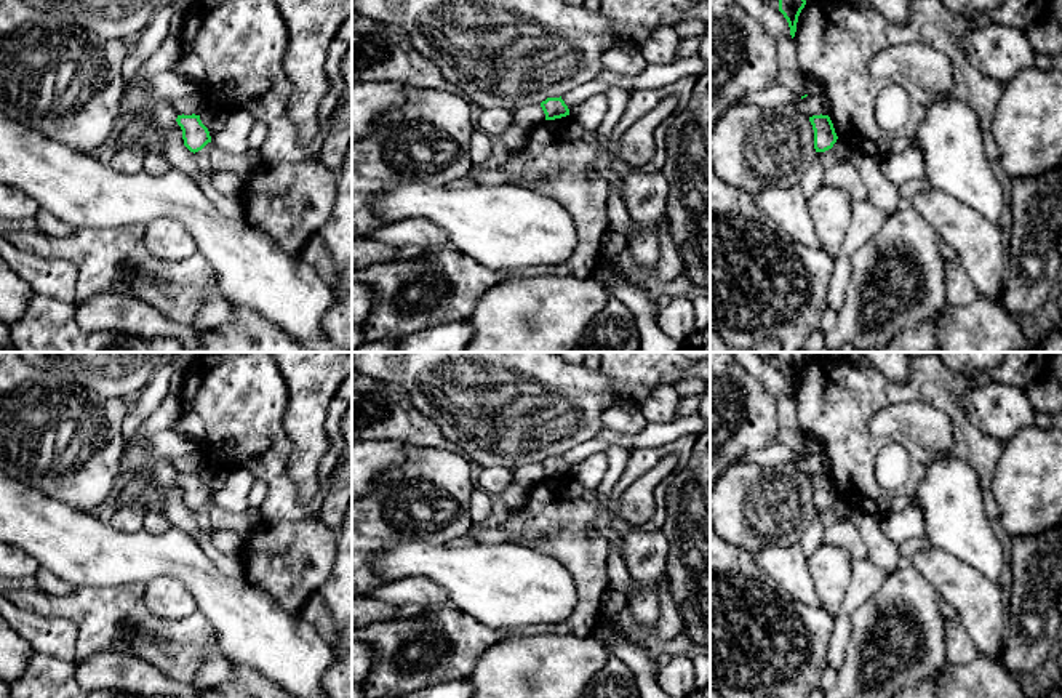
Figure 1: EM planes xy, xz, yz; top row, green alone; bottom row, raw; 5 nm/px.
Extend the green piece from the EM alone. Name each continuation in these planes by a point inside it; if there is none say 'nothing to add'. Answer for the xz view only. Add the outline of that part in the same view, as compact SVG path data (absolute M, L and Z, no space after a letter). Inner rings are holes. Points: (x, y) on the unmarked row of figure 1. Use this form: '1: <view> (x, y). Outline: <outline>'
nothing to add

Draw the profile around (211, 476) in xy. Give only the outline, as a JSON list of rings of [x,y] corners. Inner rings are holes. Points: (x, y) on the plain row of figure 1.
[[[208,464],[200,472],[200,479],[208,487],[210,495],[211,495],[211,503],[213,503],[214,493],[219,491],[224,487],[224,483],[226,483],[227,469],[226,467],[214,466],[214,464]]]

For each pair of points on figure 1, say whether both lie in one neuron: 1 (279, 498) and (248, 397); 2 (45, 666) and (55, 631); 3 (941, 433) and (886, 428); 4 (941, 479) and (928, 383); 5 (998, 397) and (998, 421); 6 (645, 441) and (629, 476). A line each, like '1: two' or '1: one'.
1: one
2: two
3: one
4: two
5: one
6: two

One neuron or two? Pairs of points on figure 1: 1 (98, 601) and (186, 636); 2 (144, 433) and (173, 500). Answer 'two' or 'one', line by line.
1: one
2: one

